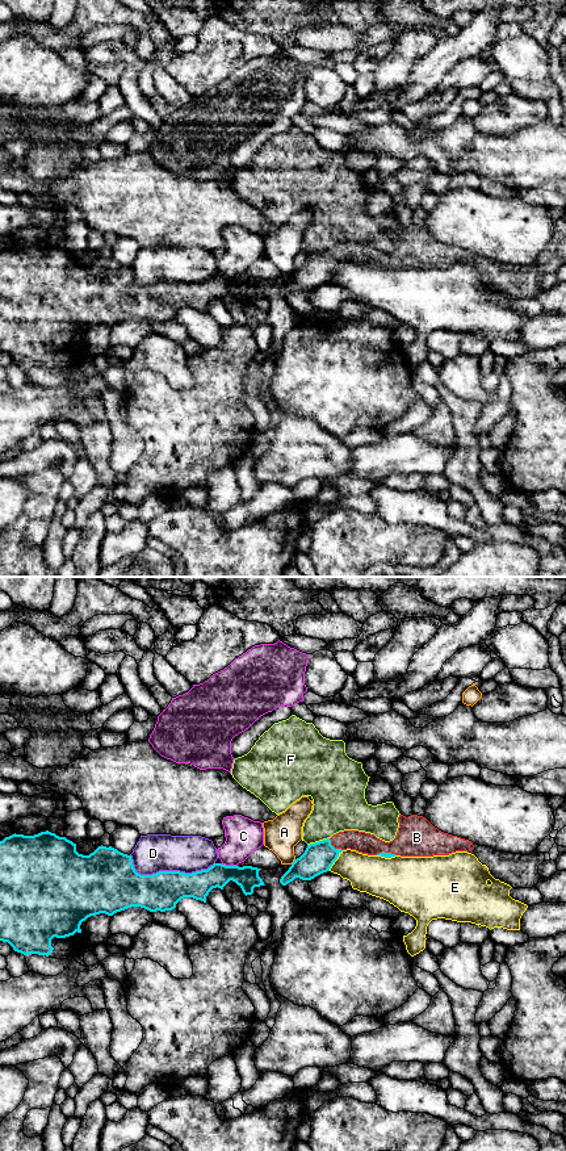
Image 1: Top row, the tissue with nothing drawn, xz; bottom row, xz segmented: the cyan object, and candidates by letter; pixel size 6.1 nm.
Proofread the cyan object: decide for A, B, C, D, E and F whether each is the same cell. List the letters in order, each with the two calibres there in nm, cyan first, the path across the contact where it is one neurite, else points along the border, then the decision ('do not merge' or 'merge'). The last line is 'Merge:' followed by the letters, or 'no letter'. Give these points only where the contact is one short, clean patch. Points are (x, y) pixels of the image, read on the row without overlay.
A: 190/220 nm | do not merge
B: 190/130 nm | merge
C: 160/220 nm | do not merge
D: 240/240 nm | do not merge
E: 190/240 nm | do not merge
F: 190/320 nm | do not merge
Merge: B

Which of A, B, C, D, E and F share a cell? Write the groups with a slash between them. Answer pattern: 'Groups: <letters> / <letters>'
Groups: A / B / C / D / E / F

